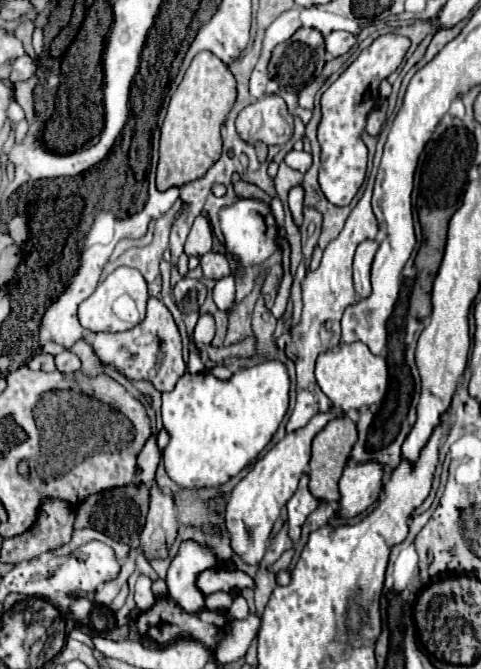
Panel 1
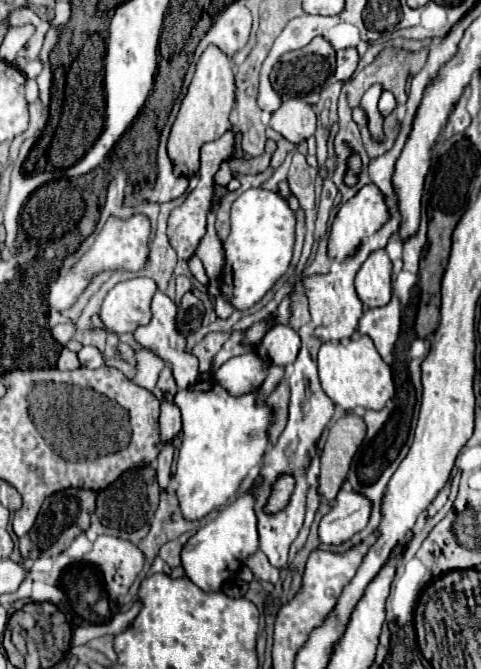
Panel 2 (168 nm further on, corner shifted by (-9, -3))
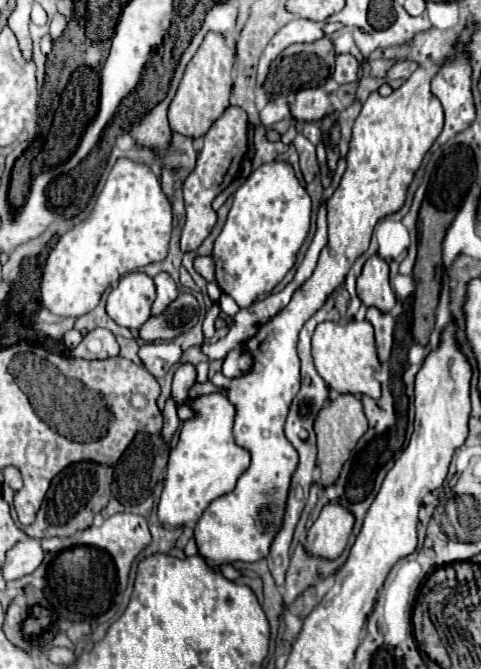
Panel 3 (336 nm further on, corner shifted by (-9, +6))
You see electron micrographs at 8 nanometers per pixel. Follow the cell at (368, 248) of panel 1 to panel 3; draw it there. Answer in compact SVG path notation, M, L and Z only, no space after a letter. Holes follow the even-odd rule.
M373 255L365 261L363 271L357 279L359 299L371 307L379 307L381 311L391 311L395 305L395 293L389 285L389 265L379 255Z

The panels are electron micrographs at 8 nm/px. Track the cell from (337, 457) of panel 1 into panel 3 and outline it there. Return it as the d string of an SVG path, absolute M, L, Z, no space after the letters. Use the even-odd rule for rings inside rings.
M339 395L335 401L331 401L321 409L315 421L315 433L317 433L317 447L319 447L317 465L321 469L323 487L333 485L337 481L343 463L349 459L349 453L355 449L359 437L365 431L367 431L367 419L365 419L361 401L355 395Z

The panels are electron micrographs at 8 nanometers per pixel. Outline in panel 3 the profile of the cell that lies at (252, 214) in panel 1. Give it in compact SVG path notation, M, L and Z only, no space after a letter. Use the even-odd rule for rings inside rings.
M265 163L255 169L235 191L227 223L213 247L215 281L239 307L249 307L259 295L267 295L293 267L297 251L307 237L311 199L299 185L291 165Z

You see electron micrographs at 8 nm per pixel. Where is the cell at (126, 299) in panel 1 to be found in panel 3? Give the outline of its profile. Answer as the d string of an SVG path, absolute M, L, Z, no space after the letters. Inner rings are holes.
M135 271L119 279L107 297L107 315L121 327L141 327L151 317L155 283L149 275Z

